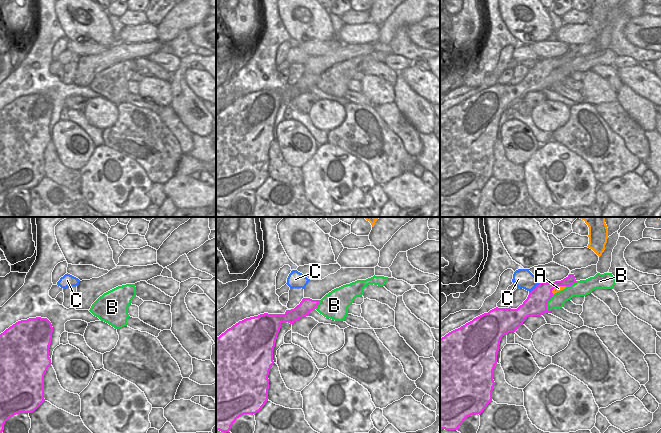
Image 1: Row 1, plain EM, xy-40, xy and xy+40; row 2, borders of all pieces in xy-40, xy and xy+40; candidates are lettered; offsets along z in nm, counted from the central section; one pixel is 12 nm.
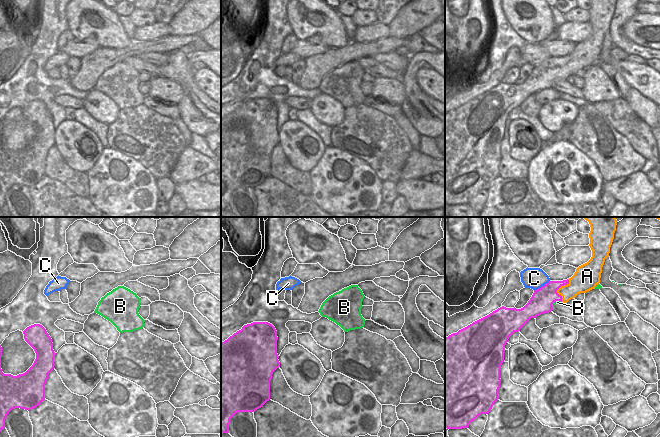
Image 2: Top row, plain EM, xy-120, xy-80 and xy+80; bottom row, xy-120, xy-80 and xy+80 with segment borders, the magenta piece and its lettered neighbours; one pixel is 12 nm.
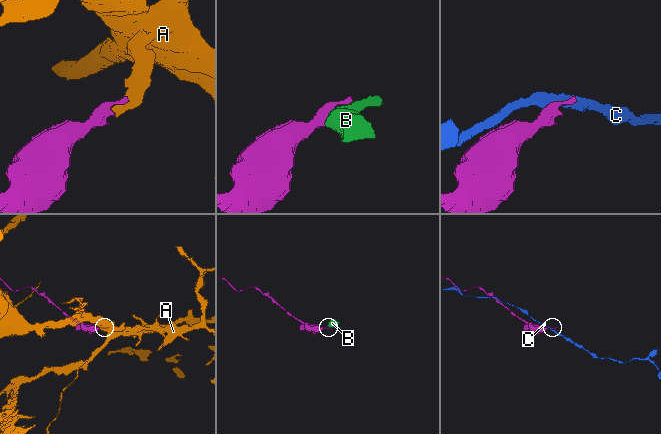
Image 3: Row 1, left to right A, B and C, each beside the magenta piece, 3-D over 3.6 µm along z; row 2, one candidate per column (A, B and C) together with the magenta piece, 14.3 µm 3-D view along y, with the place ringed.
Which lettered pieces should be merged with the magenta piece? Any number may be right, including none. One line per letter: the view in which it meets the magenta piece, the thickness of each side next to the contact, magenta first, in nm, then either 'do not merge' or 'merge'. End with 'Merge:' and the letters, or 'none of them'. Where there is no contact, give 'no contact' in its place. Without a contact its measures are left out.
A: xy+40 | 220/70 nm | do not merge
B: xy+40 | 260/170 nm | do not merge
C: xy+40 | 260/240 nm | do not merge
Merge: none of them

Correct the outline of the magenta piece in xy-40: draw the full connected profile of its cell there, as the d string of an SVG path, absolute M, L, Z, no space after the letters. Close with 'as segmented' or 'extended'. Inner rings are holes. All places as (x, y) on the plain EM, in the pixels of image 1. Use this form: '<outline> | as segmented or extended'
M29 94L0 110L0 209L5 198L19 189L32 189L44 177L44 151L51 141L49 122L53 103L47 94Z | as segmented

